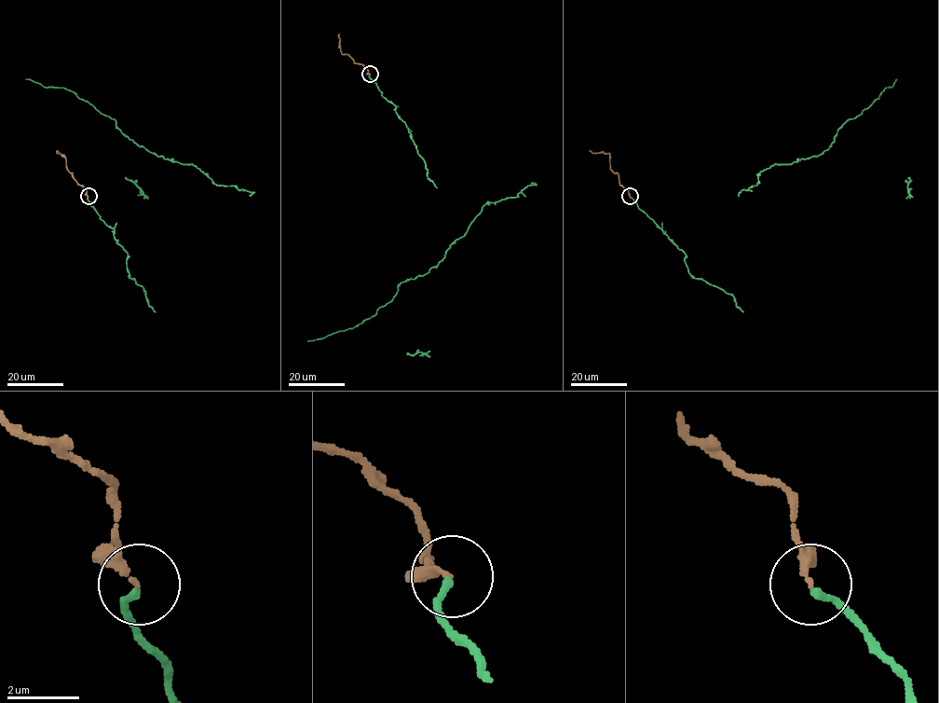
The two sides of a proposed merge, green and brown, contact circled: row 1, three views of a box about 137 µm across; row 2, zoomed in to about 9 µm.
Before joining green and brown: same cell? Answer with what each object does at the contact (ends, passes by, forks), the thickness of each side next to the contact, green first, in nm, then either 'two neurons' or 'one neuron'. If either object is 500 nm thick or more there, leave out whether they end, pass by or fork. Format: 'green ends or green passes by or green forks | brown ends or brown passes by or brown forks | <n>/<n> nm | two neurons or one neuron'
green ends | brown ends | 190/180 nm | one neuron

